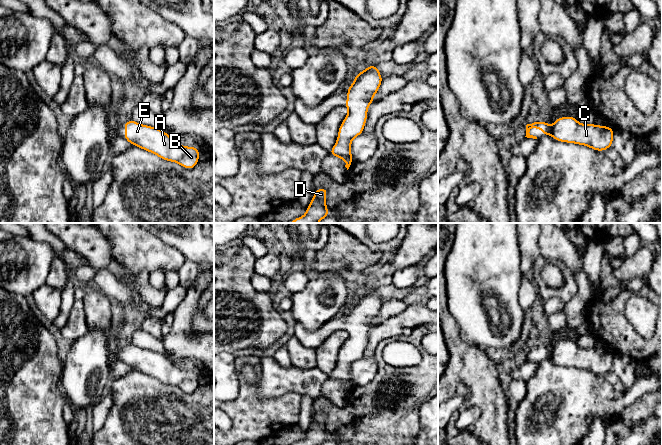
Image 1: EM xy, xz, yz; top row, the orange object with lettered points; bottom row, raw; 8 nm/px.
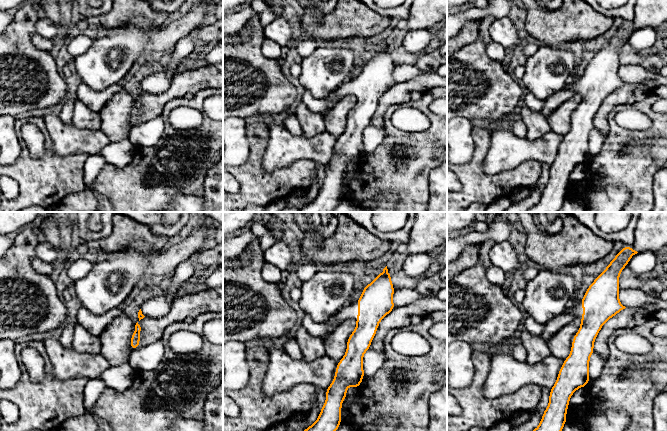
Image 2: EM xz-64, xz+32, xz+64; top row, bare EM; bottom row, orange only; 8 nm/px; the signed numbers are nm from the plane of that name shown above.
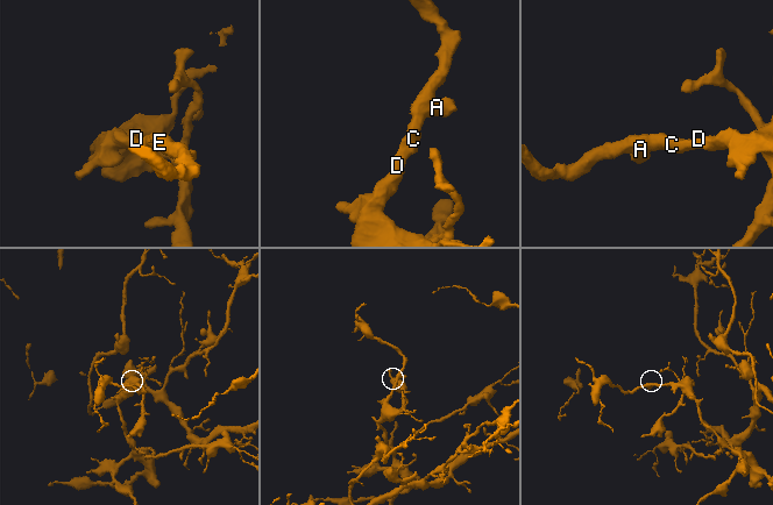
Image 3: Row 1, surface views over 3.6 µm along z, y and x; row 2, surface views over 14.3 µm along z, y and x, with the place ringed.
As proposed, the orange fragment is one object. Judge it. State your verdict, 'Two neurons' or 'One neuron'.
One neuron

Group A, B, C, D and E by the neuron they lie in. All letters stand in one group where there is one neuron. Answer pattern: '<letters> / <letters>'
A B C D E

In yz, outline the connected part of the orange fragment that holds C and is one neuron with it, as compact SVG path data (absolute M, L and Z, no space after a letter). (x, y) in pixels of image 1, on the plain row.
M573 340L560 341L551 351L546 345L527 348L525 361L537 363L529 357L532 351L536 354L542 353L543 360L551 359L559 366L584 369L595 375L605 375L613 368L613 352L596 348L580 348Z

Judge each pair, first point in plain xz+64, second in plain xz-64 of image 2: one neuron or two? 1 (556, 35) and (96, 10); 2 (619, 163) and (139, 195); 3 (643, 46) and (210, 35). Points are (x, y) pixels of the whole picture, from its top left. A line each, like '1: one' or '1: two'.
1: two
2: one
3: two

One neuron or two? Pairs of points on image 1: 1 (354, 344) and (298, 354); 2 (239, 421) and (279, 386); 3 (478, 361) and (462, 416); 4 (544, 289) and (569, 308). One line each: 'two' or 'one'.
1: two
2: two
3: two
4: two

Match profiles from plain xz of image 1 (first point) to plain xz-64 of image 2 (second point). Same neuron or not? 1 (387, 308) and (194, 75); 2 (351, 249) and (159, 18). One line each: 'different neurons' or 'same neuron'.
1: different neurons
2: same neuron

